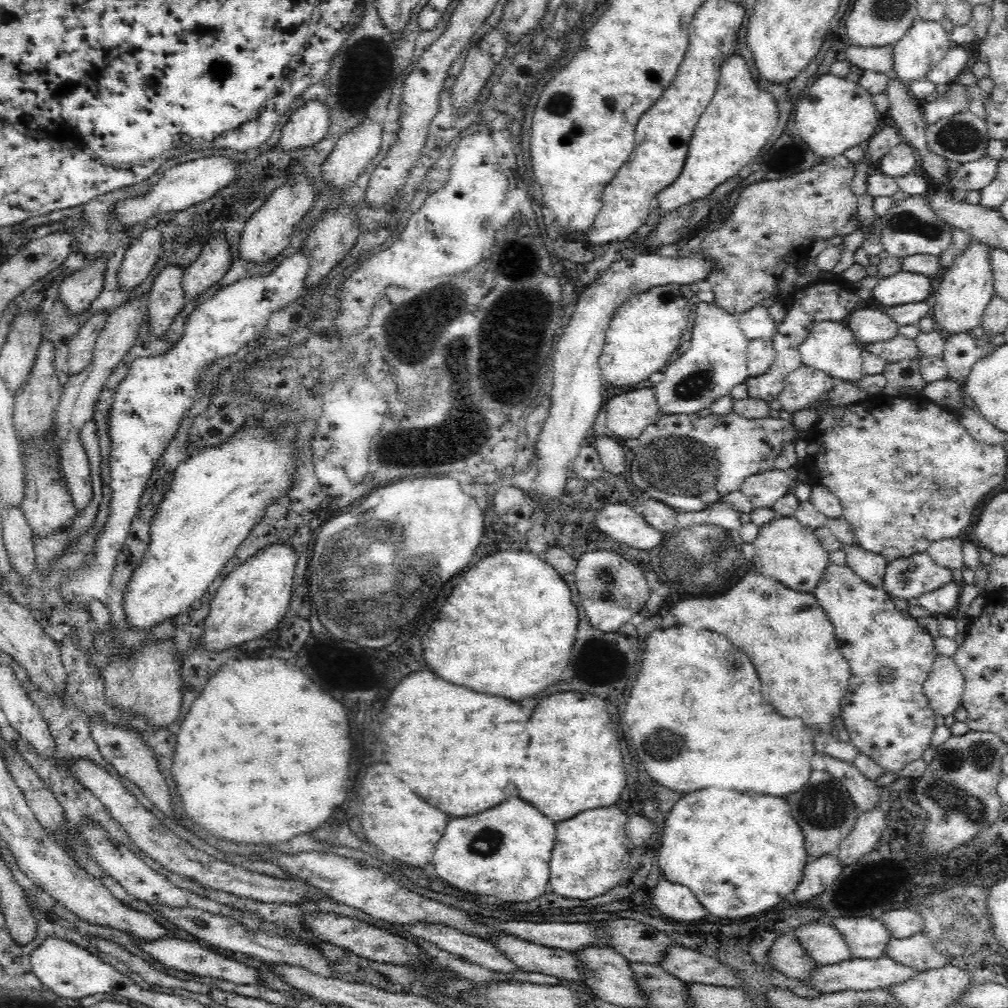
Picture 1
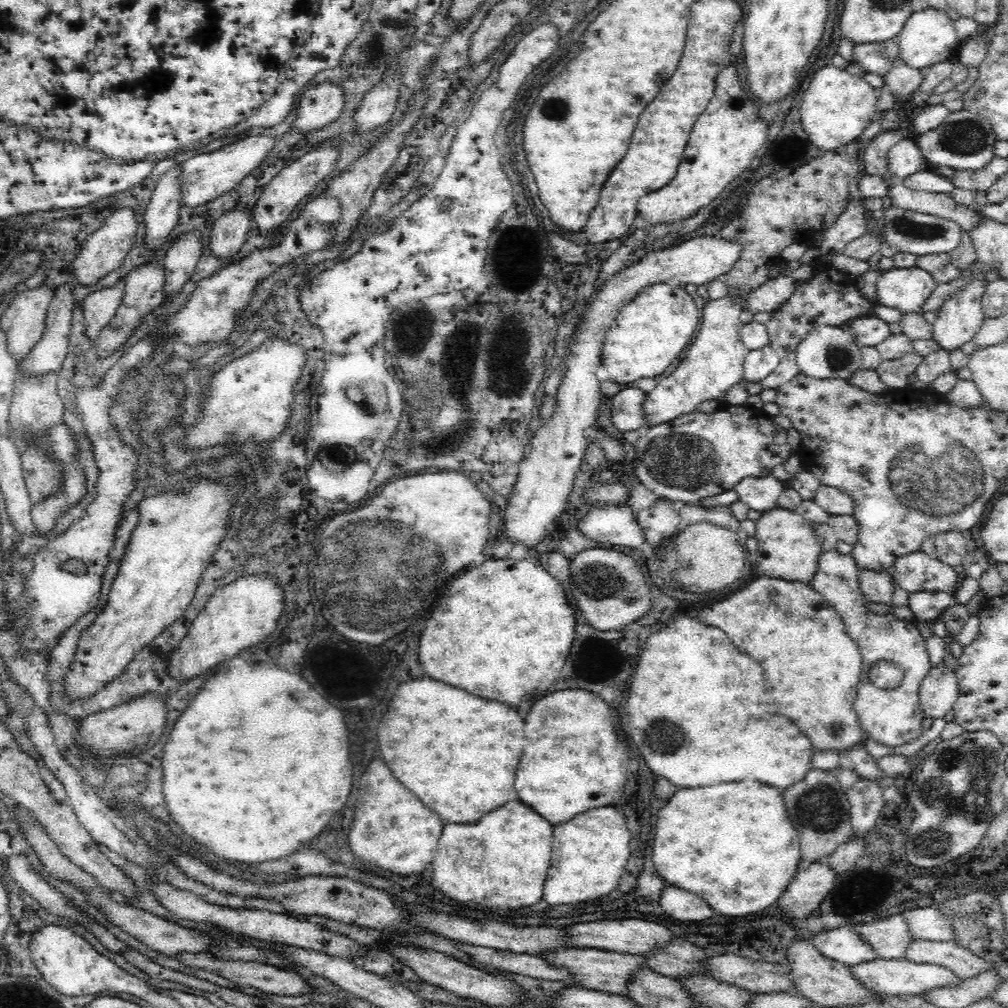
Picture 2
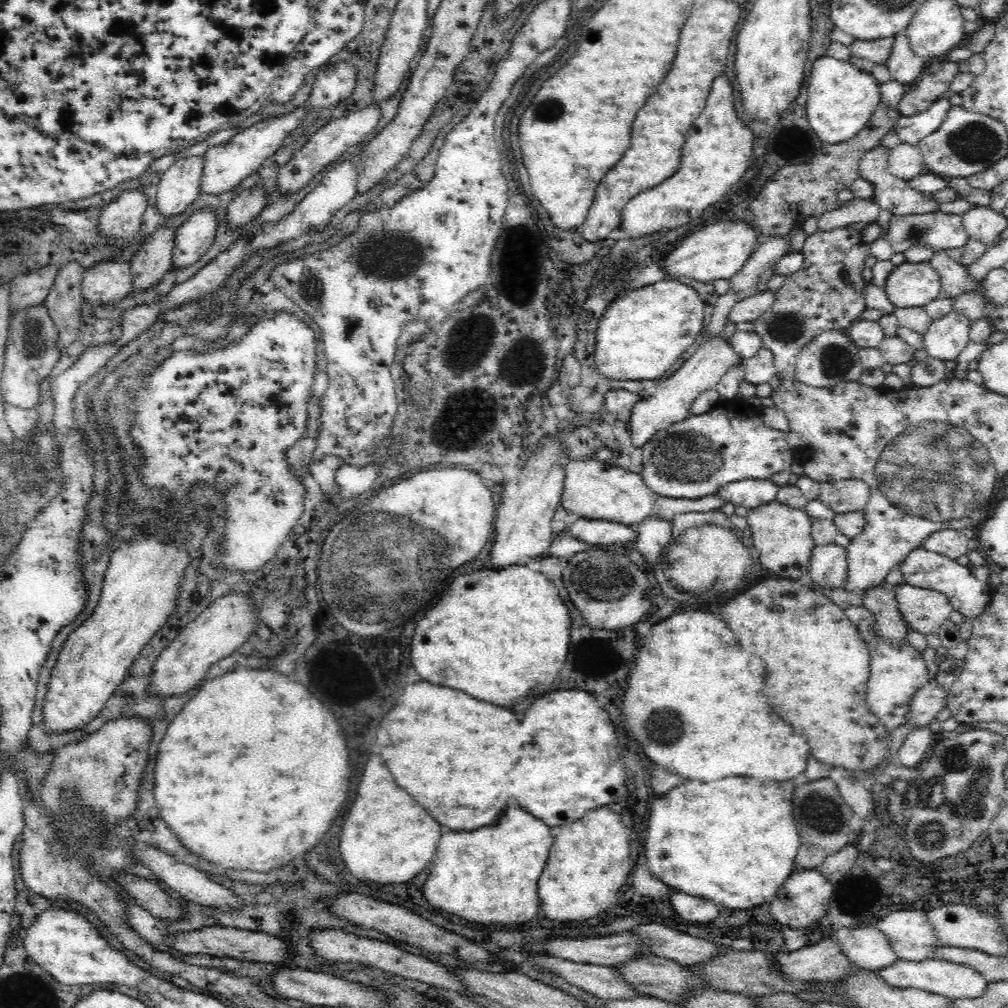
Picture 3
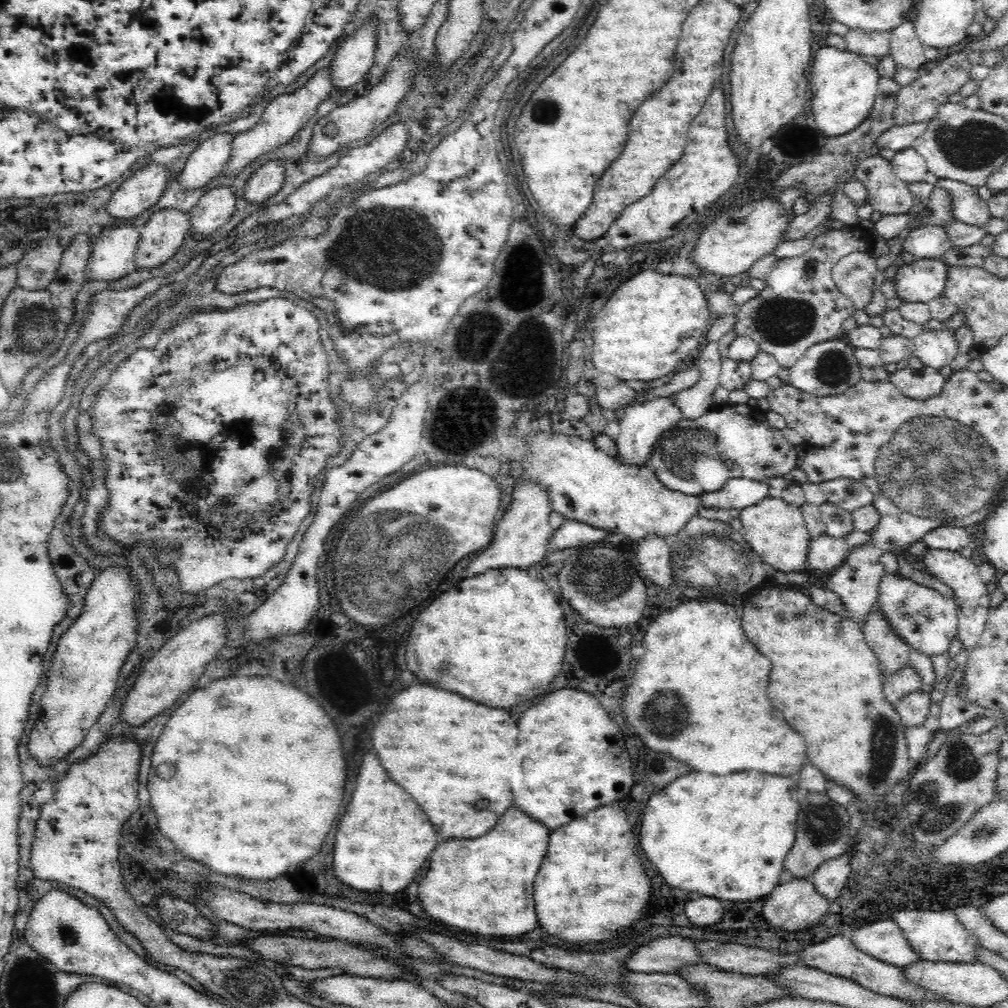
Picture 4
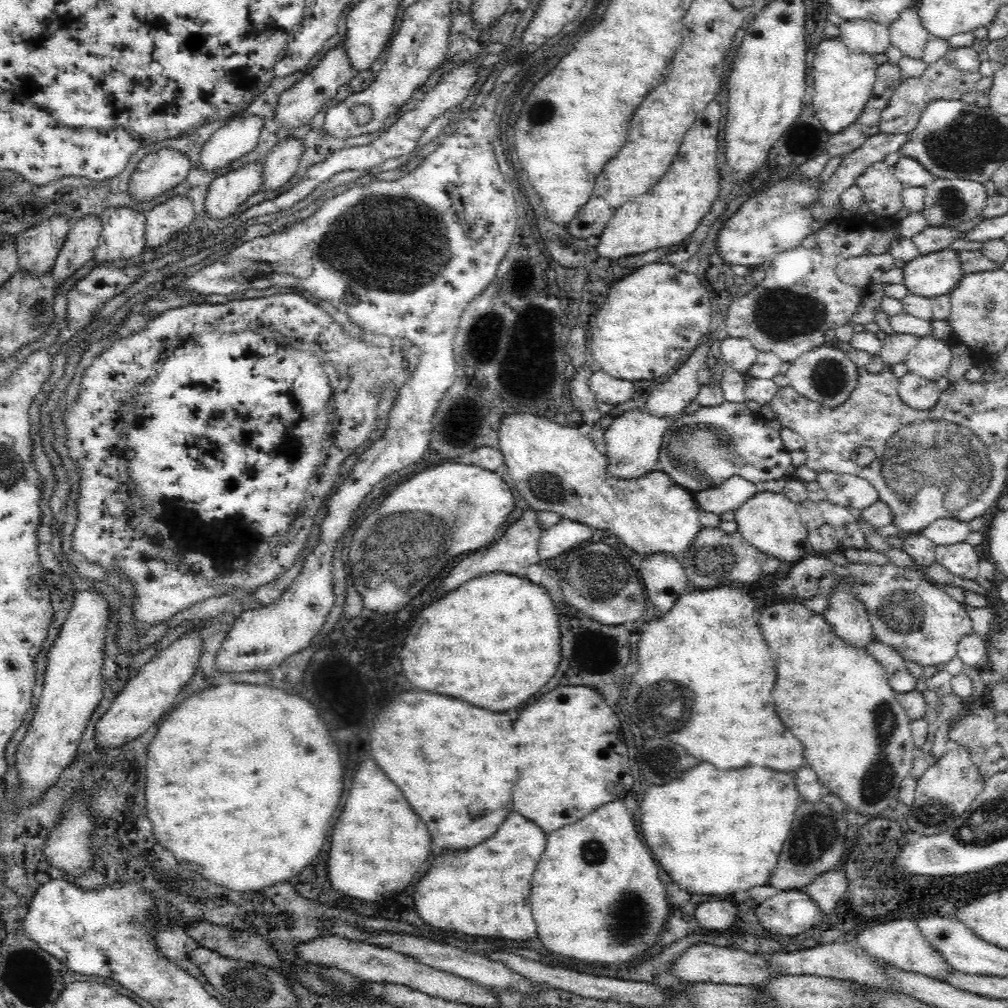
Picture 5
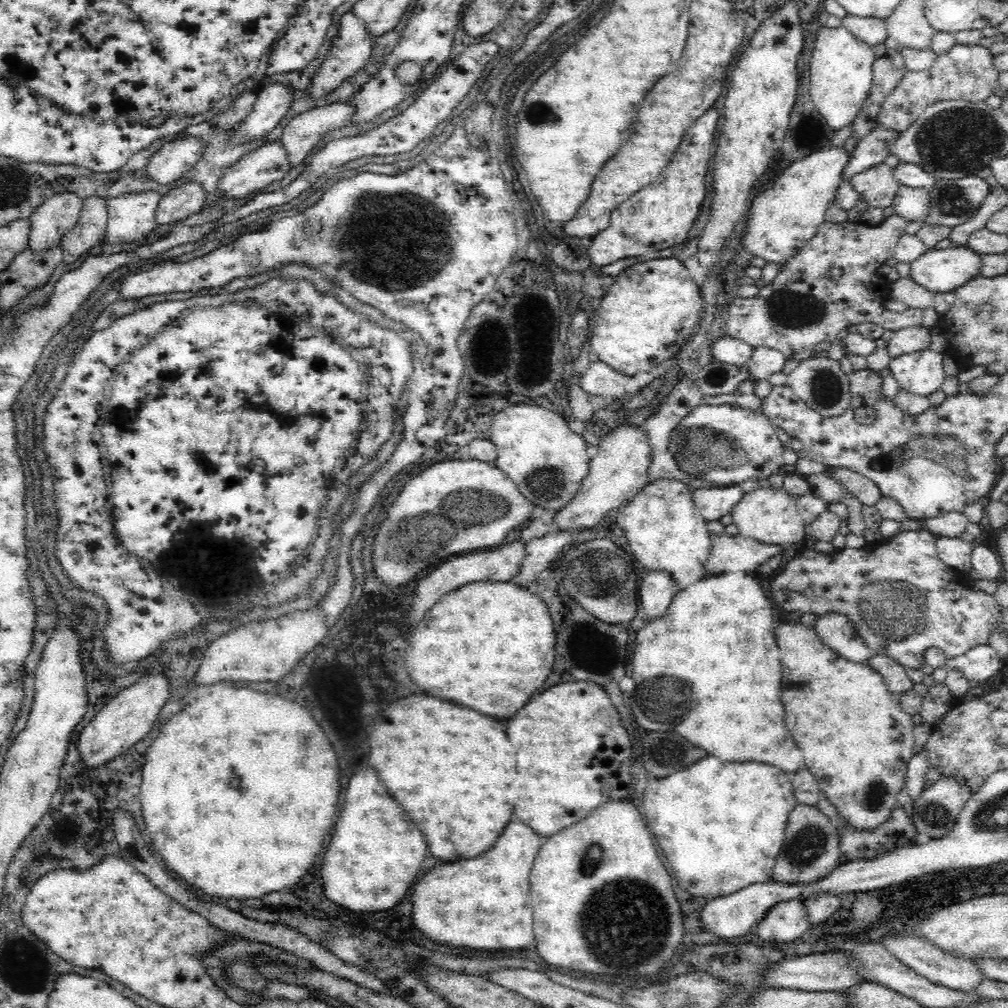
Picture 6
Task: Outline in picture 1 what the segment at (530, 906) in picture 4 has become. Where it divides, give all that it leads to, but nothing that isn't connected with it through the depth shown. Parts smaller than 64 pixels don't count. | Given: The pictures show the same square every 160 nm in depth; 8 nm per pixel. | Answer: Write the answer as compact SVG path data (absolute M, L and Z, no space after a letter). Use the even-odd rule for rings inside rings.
M508 798L494 810L486 810L470 818L452 818L446 826L442 840L436 846L432 862L440 878L456 888L496 896L506 902L530 902L546 892L554 838L556 838L555 823L545 814L520 798Z

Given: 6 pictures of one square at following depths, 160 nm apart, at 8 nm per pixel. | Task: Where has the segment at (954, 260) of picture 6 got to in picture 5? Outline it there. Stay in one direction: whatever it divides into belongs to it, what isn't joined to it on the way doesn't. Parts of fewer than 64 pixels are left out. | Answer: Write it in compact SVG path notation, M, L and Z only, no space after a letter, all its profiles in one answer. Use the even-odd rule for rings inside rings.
M952 249L919 255L902 270L907 292L926 298L947 295L963 276L959 254Z

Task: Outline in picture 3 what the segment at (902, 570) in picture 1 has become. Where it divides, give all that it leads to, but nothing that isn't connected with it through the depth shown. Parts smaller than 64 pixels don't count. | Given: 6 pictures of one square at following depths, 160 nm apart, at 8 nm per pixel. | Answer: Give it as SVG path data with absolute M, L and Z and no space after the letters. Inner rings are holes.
M918 547L911 550L907 557L899 564L904 582L909 586L922 587L928 591L936 591L944 594L962 617L976 620L980 614L989 606L994 596L994 589L988 583L982 583L974 576L970 566L962 566L954 559L943 554L931 553Z

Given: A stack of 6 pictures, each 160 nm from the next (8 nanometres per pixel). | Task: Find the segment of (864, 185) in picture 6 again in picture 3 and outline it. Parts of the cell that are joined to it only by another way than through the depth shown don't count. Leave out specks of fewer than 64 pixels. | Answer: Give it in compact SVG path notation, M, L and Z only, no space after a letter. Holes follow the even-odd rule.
M878 144L874 146L874 149L871 149L866 155L862 156L859 162L860 177L874 186L874 197L876 197L880 208L889 210L892 214L898 216L941 212L939 210L940 203L932 195L918 192L918 190L909 186L908 181L898 179L889 172L890 152L890 148Z

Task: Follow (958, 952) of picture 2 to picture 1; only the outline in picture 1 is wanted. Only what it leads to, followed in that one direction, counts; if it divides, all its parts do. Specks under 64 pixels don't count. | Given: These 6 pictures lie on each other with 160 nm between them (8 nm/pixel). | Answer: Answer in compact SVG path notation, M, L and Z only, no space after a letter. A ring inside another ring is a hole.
M920 933L902 940L890 938L886 944L885 956L918 972L942 968L947 964L942 954L934 951L934 943Z

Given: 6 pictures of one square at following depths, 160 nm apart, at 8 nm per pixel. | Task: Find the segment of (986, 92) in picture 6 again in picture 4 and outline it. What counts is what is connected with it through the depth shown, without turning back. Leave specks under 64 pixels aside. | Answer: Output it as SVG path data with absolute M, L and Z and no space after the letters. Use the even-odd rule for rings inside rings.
M959 51L947 55L940 60L932 70L926 74L918 76L916 80L908 86L903 86L898 91L897 105L894 109L894 119L896 125L910 125L916 122L929 122L937 114L937 109L948 101L950 94L958 93L962 84L968 81L970 72L970 63L966 59L966 53Z

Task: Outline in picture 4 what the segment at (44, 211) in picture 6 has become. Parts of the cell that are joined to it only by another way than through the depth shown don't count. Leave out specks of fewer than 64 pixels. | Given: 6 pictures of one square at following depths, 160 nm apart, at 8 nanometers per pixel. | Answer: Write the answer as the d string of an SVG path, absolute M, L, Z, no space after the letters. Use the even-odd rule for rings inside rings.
M44 237L40 245L28 252L16 264L15 286L30 291L43 291L55 279L62 249L56 237Z

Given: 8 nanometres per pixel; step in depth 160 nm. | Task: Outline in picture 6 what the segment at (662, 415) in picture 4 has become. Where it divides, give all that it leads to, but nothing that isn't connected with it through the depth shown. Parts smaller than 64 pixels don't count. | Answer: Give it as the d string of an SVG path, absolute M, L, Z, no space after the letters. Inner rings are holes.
M634 423L619 424L601 438L600 449L591 458L586 478L583 478L574 498L556 513L558 530L578 532L596 526L610 510L618 509L624 502L639 494L642 486L651 481L649 466L652 447L643 427Z

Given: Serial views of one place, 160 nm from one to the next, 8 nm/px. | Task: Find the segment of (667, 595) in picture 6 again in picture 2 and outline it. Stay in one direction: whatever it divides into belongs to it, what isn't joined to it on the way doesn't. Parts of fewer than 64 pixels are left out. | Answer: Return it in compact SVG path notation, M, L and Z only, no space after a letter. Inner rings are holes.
M659 498L650 508L636 515L639 525L645 530L645 544L650 546L650 550L660 540L674 535L679 528L679 506L668 499Z

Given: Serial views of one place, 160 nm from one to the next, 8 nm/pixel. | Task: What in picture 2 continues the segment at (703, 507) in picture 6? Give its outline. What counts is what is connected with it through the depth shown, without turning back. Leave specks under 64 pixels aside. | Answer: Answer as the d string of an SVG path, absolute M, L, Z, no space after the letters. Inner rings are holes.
M766 474L743 478L733 489L749 510L764 512L777 506L778 497L784 490L782 484L782 480L772 474Z

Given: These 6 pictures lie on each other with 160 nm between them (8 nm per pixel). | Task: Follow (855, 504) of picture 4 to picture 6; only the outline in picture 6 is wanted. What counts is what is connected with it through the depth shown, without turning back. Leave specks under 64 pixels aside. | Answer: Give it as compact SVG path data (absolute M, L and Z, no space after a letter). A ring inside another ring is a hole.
M828 467L826 473L830 473L832 481L838 483L844 492L858 498L862 504L872 506L880 500L879 488L866 476L844 467Z

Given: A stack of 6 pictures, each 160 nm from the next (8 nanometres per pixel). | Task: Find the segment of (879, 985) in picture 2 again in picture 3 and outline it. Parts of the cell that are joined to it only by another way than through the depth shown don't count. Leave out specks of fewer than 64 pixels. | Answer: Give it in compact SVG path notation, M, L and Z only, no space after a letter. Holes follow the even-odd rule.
M934 958L918 962L898 959L896 962L892 962L892 965L876 970L874 973L876 973L878 977L882 977L882 980L888 983L892 988L917 988L918 990L925 990L946 998L954 999L982 996L982 992L984 992L984 988L986 988L987 984L978 972L968 966Z

